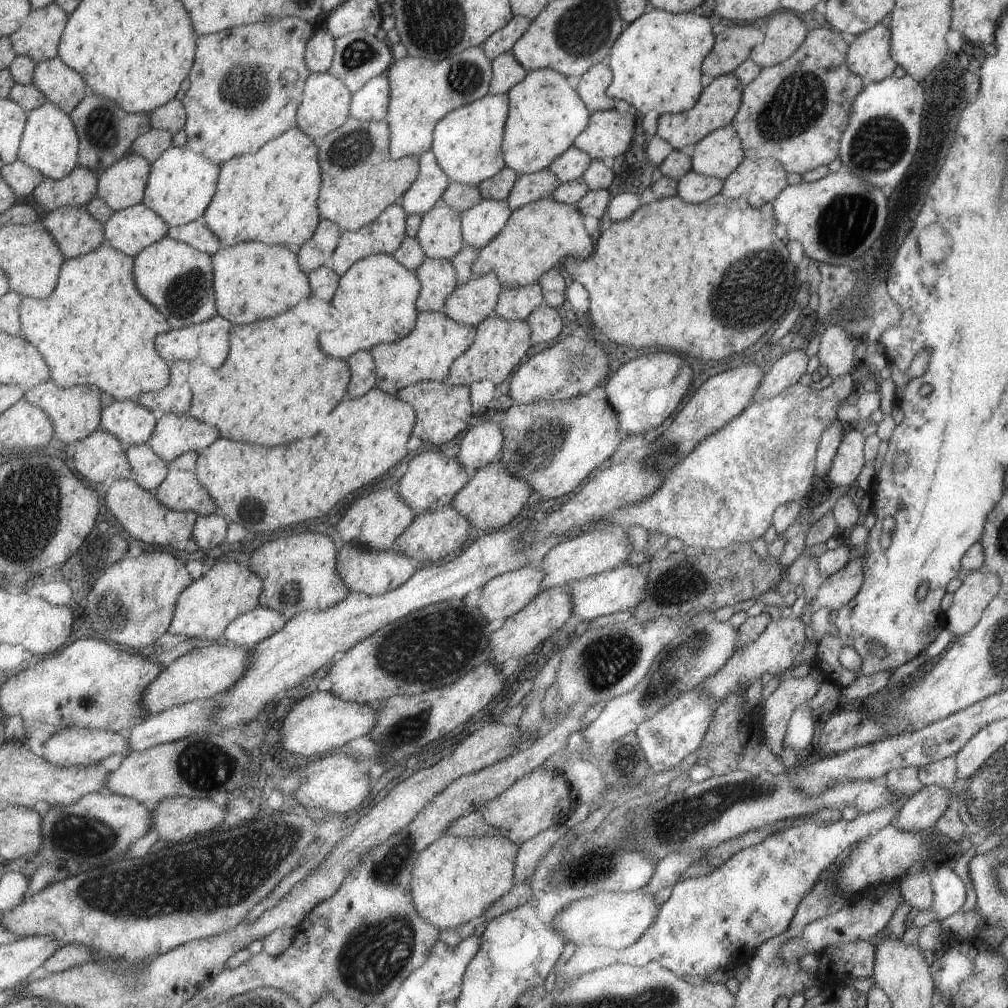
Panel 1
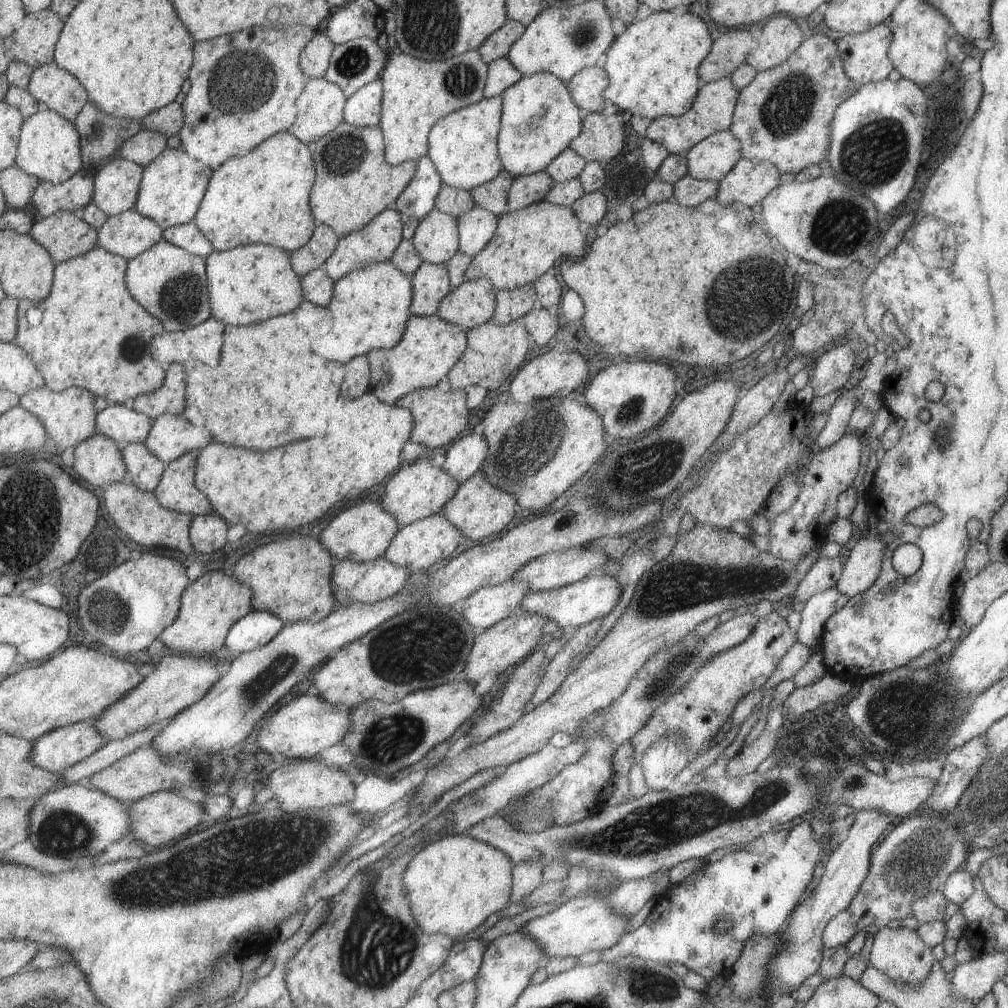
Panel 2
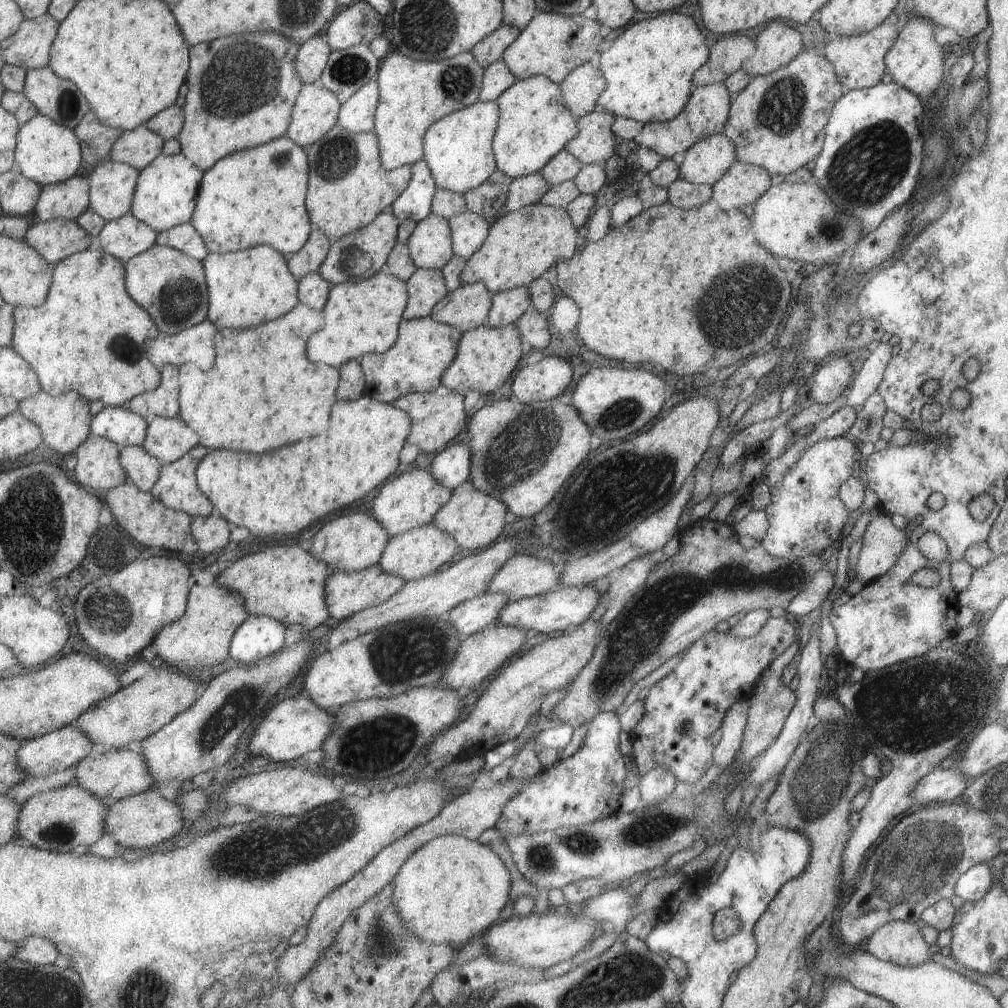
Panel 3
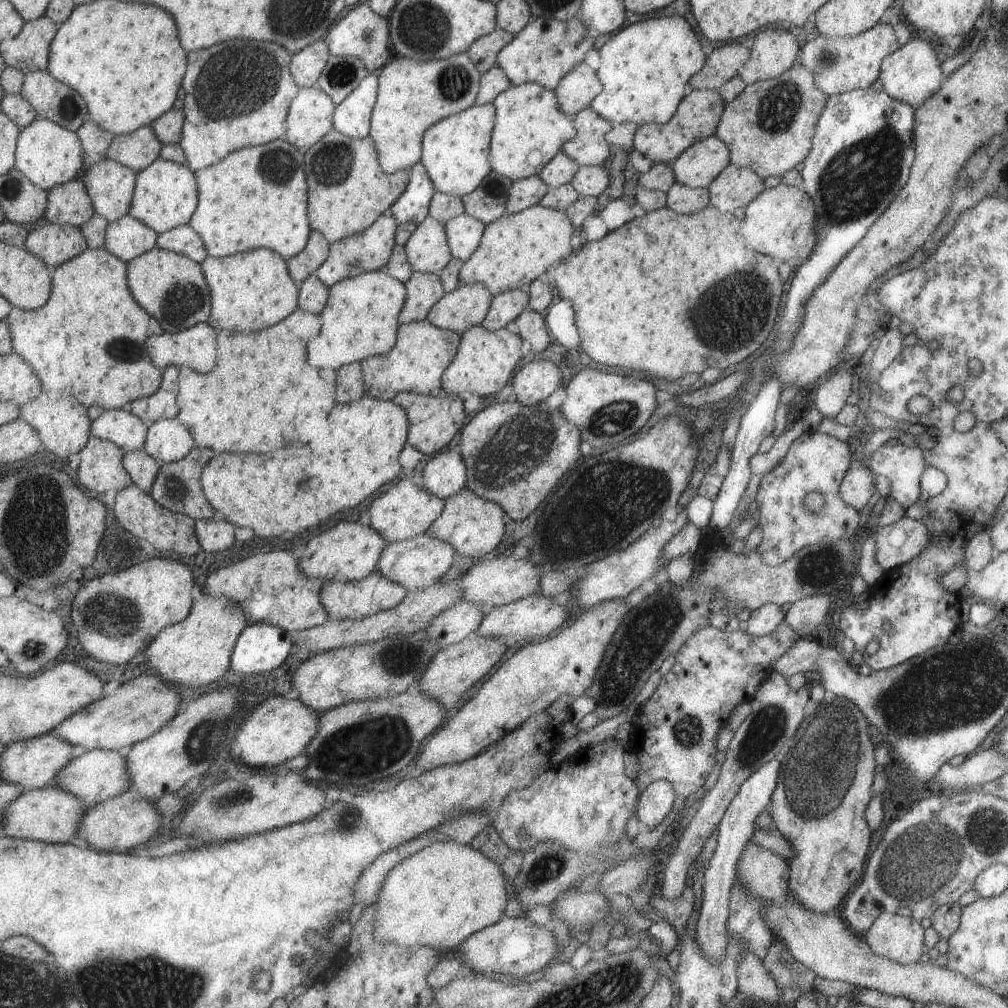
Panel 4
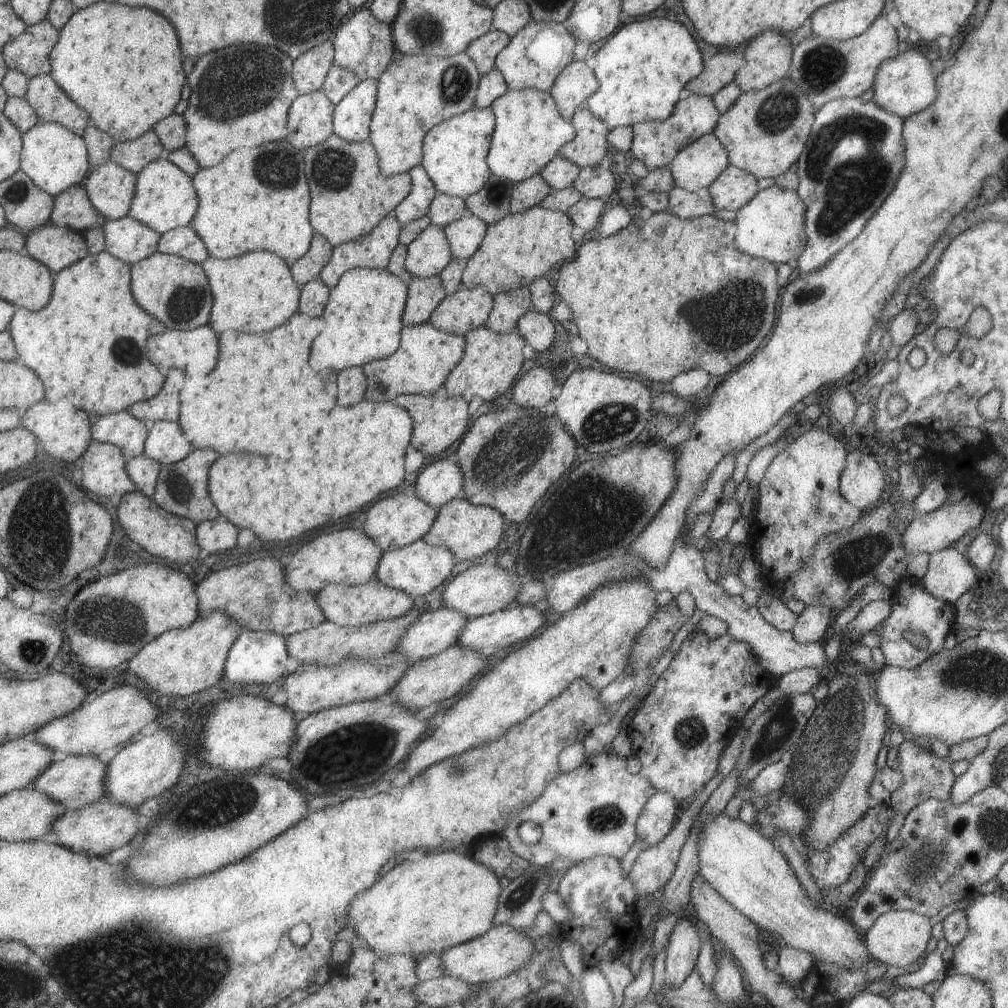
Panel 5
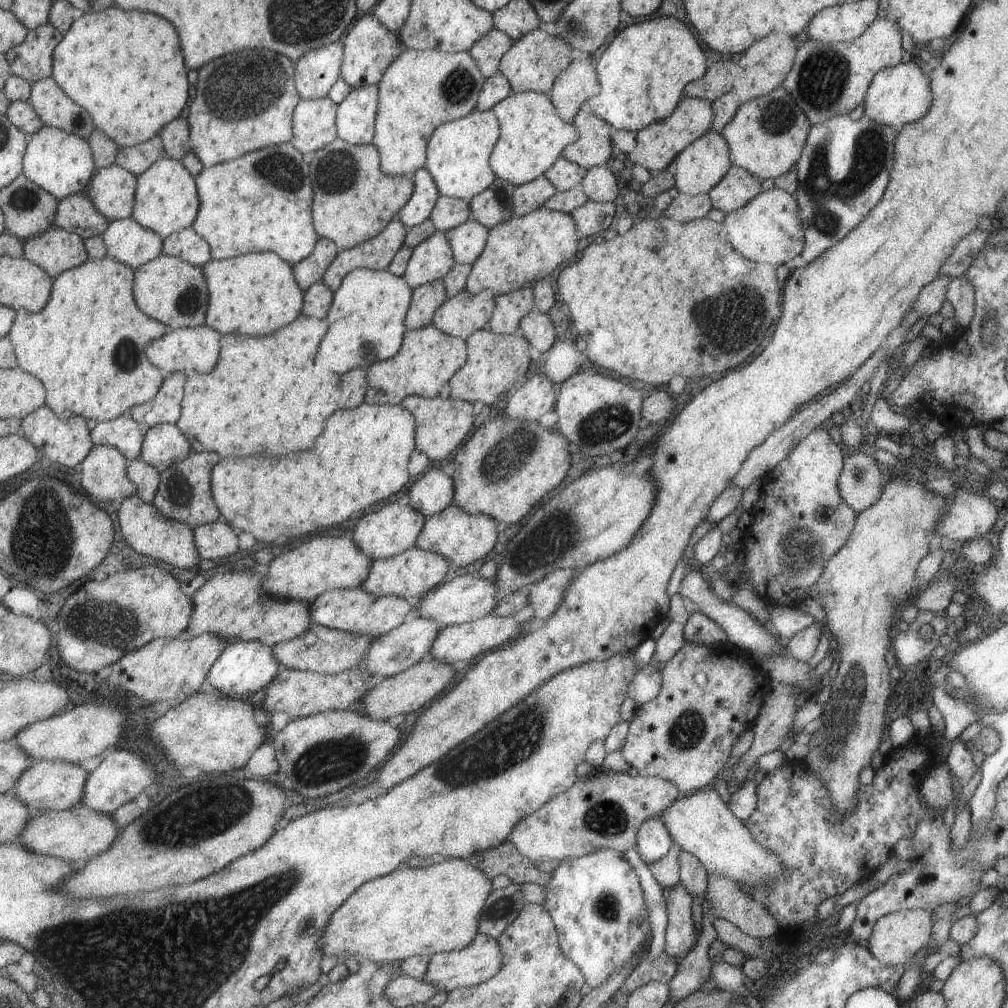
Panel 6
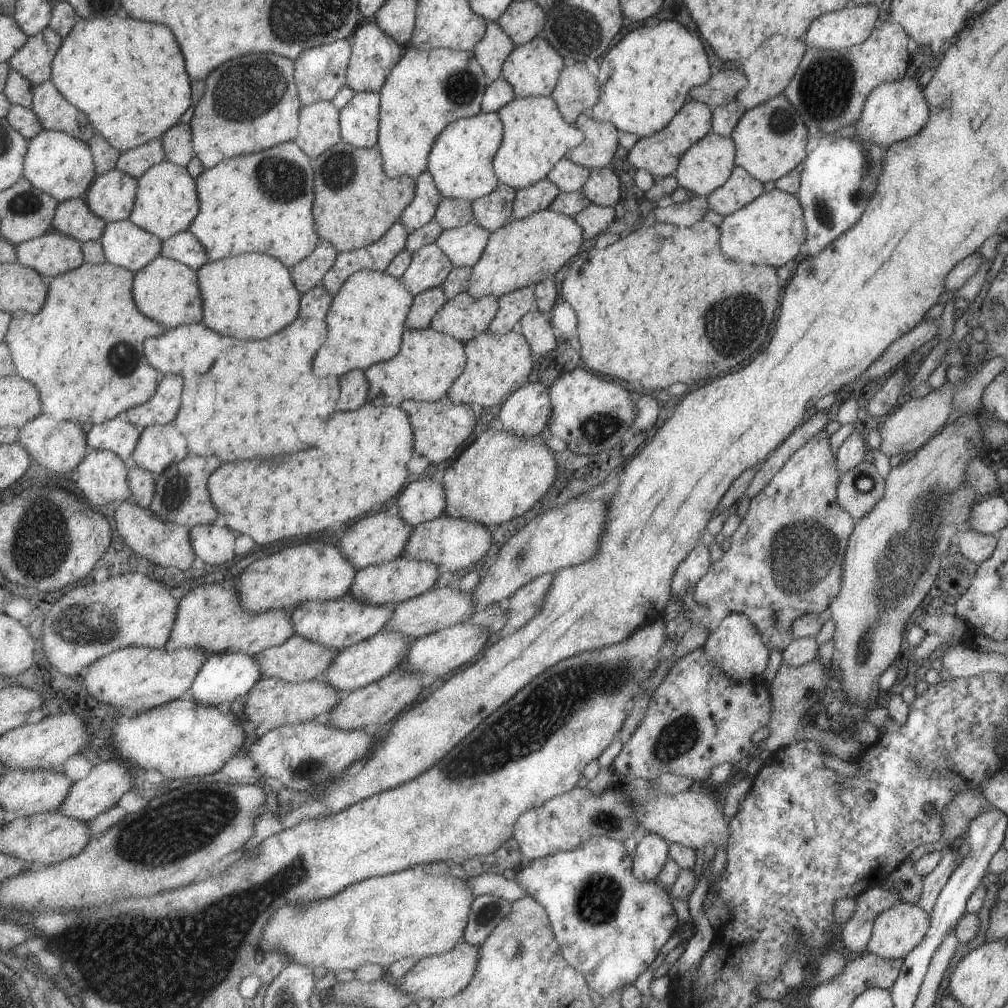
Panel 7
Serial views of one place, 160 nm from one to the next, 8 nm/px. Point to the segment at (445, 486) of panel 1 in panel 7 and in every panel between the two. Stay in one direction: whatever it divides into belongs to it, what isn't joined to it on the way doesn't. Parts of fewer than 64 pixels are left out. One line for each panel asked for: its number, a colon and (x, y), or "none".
2: (417, 490)
3: (411, 500)
4: (404, 511)
5: (392, 522)
6: (392, 529)
7: (373, 539)

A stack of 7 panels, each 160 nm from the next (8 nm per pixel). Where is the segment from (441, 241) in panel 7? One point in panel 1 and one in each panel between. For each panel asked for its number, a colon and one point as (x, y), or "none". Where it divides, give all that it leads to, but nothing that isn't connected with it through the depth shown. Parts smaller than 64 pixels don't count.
1: (479, 224)
2: (475, 227)
3: (468, 230)
4: (463, 233)
5: (464, 235)
6: (467, 240)

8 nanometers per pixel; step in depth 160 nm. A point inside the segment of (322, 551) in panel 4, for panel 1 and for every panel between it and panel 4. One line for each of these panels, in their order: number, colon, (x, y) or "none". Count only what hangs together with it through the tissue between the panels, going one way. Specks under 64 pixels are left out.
1: (373, 522)
2: (360, 533)
3: (350, 543)

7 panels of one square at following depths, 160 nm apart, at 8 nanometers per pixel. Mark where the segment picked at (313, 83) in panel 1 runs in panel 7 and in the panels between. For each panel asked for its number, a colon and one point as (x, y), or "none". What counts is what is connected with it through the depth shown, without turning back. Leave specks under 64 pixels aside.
2: (319, 106)
3: (314, 112)
4: (309, 116)
5: (309, 121)
6: (313, 121)
7: (318, 129)

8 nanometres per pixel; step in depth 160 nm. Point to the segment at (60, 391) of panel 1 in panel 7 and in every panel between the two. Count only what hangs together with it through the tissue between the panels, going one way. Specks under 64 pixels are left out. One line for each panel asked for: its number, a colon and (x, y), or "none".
2: (68, 416)
3: (64, 421)
4: (62, 425)
5: (63, 432)
6: (63, 438)
7: (56, 445)

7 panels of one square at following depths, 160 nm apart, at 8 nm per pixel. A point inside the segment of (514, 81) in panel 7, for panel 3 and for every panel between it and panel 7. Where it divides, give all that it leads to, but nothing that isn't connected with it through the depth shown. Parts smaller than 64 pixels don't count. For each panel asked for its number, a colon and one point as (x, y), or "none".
3: (551, 44)
4: (544, 50)
5: (533, 57)
6: (533, 62)

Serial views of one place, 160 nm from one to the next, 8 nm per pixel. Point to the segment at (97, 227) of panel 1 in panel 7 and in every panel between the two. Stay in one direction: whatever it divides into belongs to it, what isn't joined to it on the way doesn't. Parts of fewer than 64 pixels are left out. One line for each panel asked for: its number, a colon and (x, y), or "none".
2: (63, 234)
3: (57, 239)
4: (54, 244)
5: (56, 247)
6: (54, 251)
7: (52, 253)

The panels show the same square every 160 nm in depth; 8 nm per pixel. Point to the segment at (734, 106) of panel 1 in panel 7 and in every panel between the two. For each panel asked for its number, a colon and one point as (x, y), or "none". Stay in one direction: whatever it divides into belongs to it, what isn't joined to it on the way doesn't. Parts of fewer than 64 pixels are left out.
2: (711, 111)
3: (704, 114)
4: (696, 117)
5: (654, 143)
6: (657, 144)
7: (659, 153)

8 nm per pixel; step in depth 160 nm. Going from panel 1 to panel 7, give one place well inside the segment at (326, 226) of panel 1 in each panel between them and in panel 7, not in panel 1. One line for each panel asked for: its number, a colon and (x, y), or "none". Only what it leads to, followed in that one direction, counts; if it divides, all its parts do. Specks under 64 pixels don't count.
2: (319, 247)
3: (307, 259)
4: (300, 266)
5: (307, 267)
6: (310, 270)
7: (308, 273)

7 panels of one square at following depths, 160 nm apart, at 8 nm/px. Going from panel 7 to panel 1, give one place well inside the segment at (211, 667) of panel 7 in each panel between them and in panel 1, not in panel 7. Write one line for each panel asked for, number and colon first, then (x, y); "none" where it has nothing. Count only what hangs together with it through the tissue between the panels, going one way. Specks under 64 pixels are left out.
1: (245, 630)
2: (256, 628)
3: (258, 636)
4: (260, 648)
5: (254, 657)
6: (245, 666)

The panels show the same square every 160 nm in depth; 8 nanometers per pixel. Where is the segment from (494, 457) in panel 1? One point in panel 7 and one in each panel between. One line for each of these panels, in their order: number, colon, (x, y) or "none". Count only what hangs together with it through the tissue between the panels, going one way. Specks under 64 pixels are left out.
2: (464, 458)
3: (450, 467)
4: (445, 474)
5: (439, 482)
6: (433, 492)
7: (420, 500)

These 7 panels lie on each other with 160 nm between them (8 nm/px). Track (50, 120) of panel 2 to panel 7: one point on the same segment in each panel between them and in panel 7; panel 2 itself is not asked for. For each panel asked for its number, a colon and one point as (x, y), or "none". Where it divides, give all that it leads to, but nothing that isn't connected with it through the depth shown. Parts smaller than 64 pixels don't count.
3: (47, 153)
4: (47, 154)
5: (53, 158)
6: (60, 163)
7: (62, 167)

